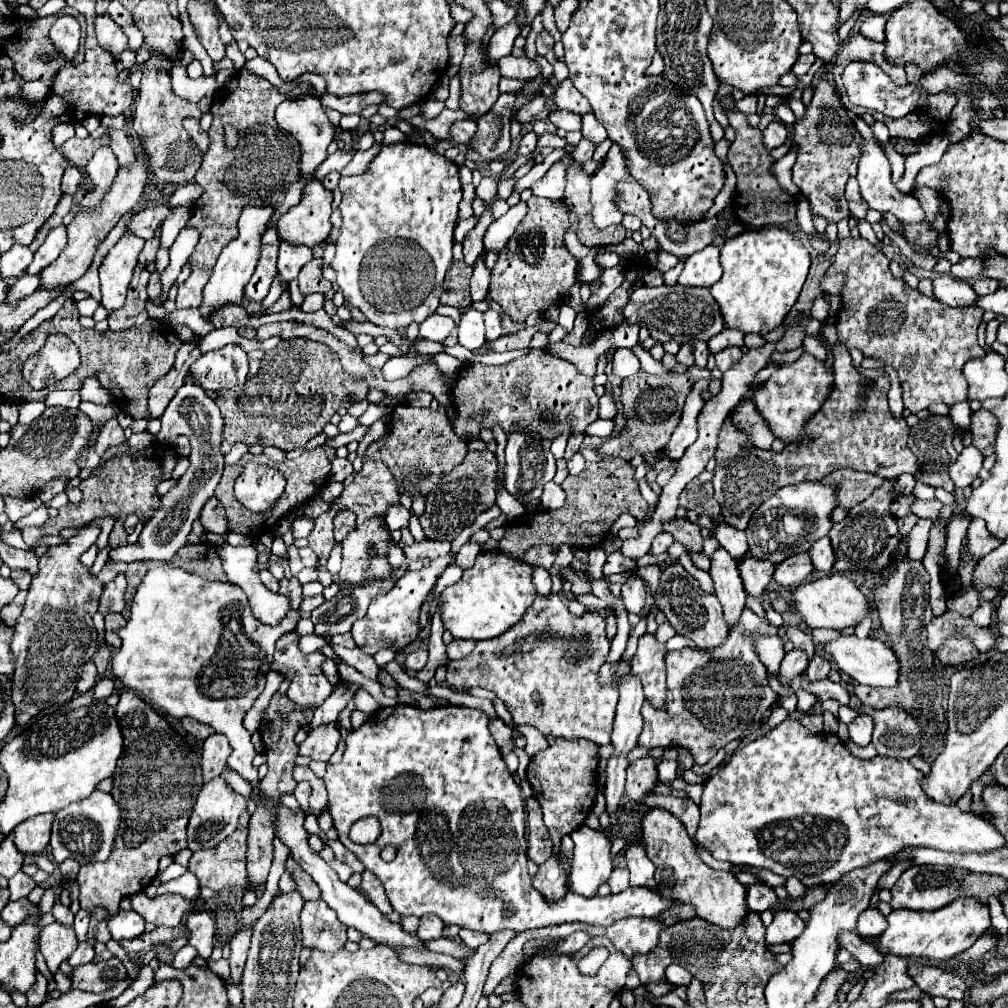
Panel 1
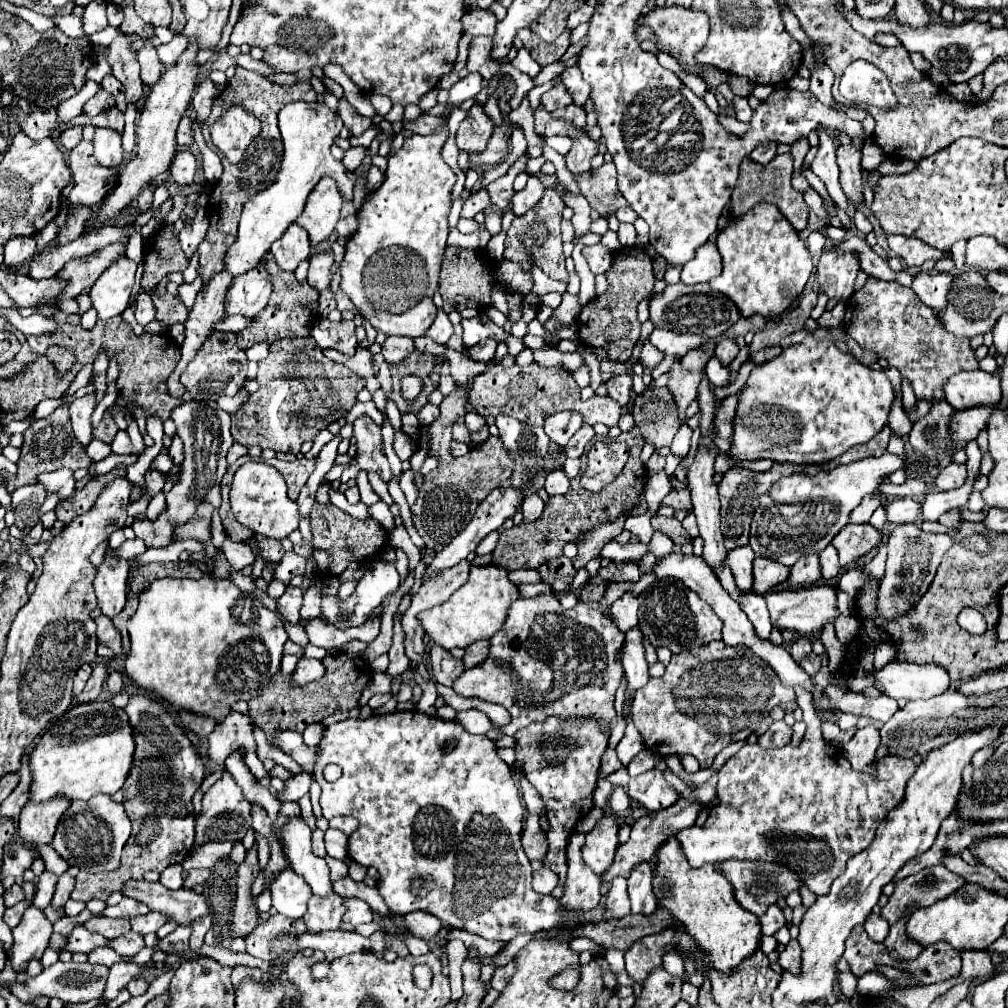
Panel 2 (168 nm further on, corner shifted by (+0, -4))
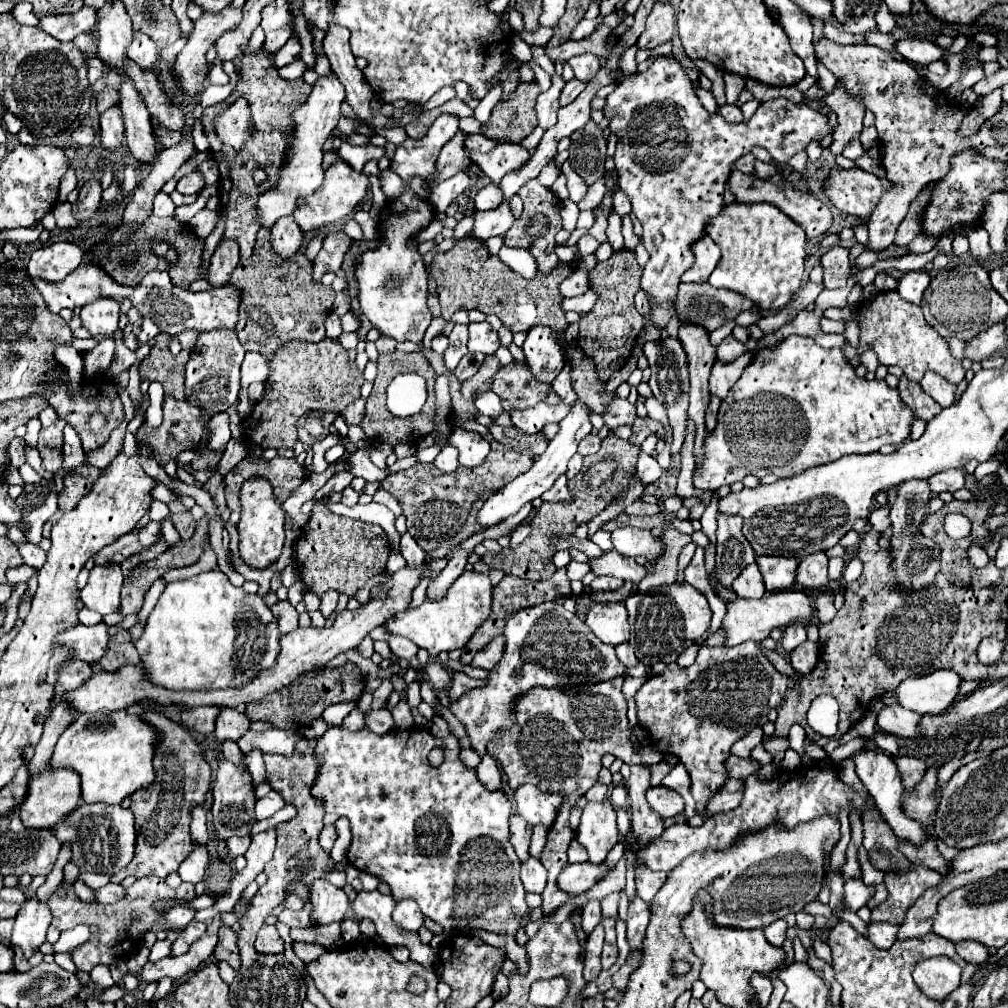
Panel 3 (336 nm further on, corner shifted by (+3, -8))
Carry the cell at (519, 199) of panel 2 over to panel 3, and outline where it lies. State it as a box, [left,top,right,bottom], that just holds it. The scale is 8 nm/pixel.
[471,201,513,239]

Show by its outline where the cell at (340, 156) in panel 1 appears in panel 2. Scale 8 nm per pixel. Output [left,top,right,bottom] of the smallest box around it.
[342,147,366,171]

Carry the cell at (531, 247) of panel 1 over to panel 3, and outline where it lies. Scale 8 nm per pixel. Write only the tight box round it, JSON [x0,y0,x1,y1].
[505,179,563,273]

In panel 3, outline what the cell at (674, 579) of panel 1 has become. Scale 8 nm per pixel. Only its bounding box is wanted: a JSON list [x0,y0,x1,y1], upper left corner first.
[625,583,711,667]

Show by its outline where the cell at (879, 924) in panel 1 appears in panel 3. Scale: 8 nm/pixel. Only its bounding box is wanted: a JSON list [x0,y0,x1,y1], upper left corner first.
[869,923,897,949]

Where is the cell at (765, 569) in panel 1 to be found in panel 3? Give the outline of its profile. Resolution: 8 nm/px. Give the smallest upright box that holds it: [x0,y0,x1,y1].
[757,555,799,593]

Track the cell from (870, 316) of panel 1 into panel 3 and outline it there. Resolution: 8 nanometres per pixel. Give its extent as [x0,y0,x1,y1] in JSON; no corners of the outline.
[861,291,965,385]

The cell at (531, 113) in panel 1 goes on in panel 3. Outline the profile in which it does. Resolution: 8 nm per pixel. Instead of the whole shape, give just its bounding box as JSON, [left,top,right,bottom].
[559,77,587,107]

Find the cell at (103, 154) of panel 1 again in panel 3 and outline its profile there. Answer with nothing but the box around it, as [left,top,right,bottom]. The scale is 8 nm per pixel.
[99,107,125,151]

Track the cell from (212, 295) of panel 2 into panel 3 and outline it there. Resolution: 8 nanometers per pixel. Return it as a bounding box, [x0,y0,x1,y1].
[209,239,239,287]

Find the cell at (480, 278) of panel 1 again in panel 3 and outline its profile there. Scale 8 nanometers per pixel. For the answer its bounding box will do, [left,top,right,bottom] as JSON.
[475,183,503,211]

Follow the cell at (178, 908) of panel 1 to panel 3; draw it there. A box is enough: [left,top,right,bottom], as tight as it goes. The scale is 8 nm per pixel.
[93,883,125,903]

